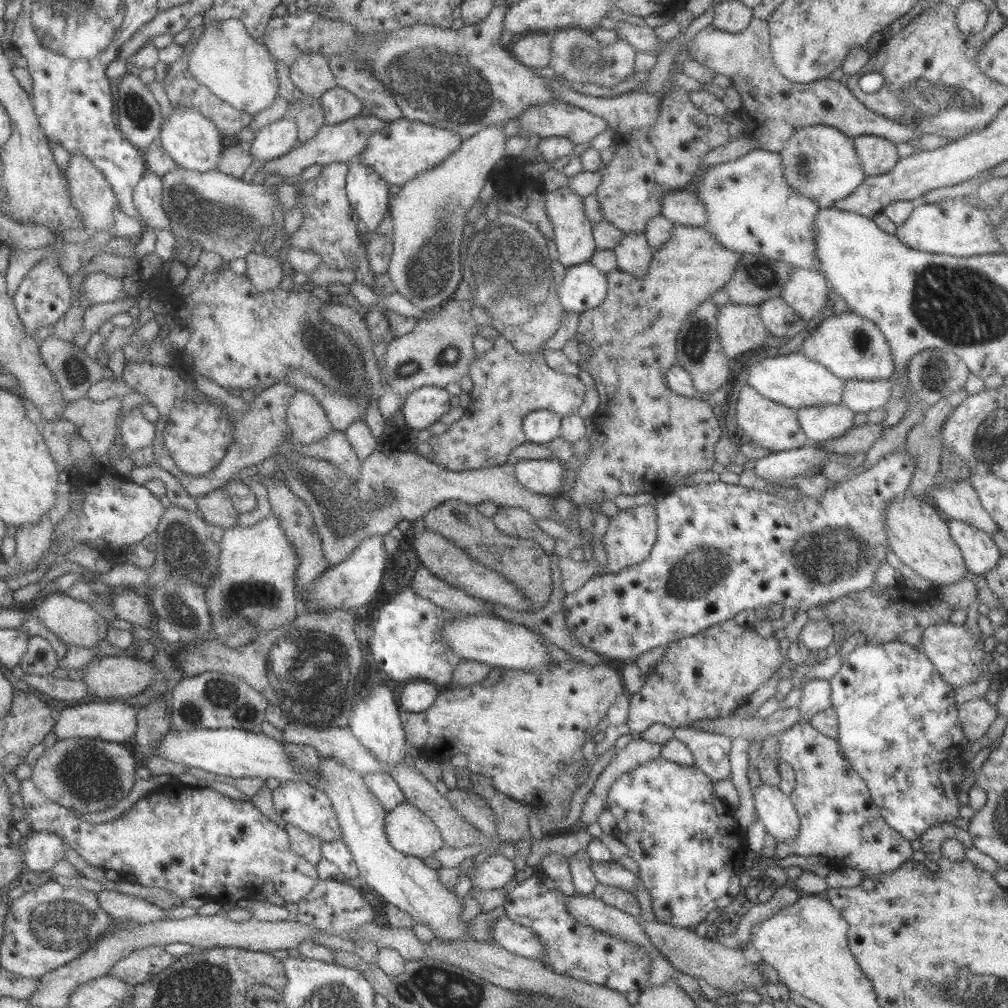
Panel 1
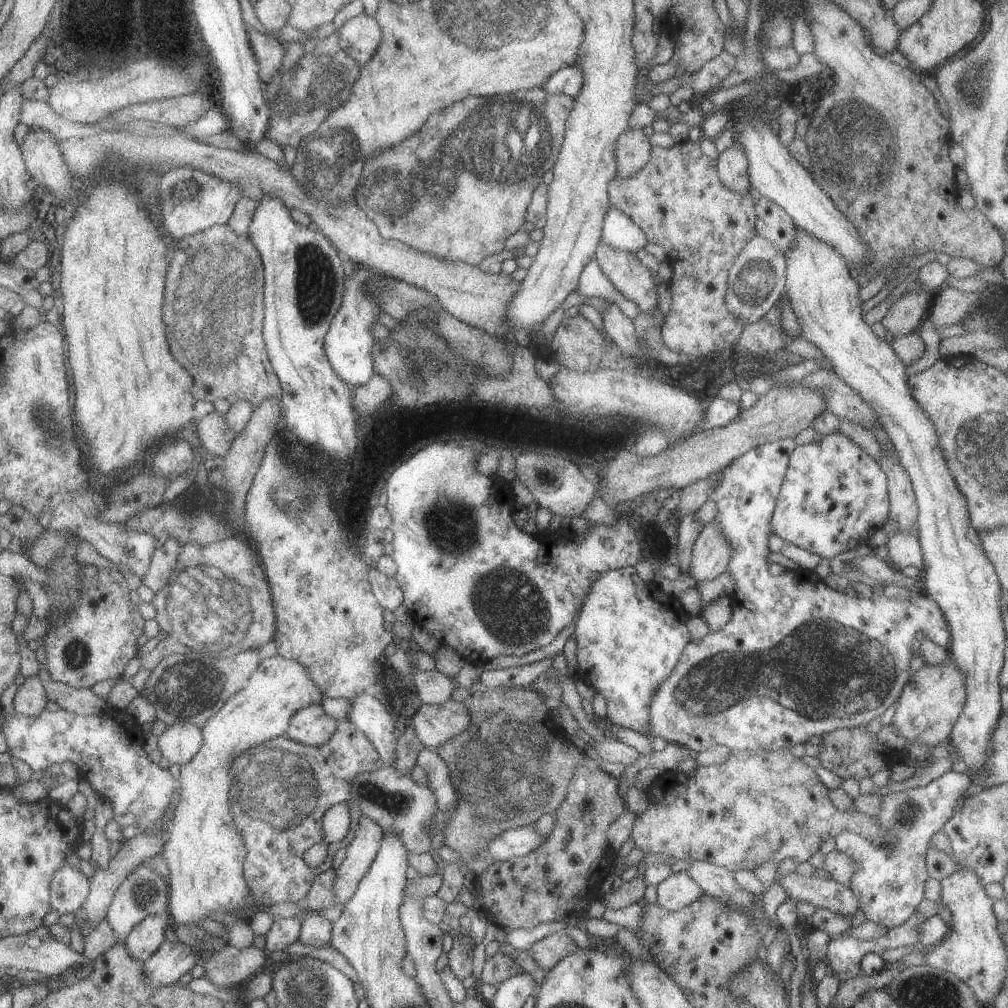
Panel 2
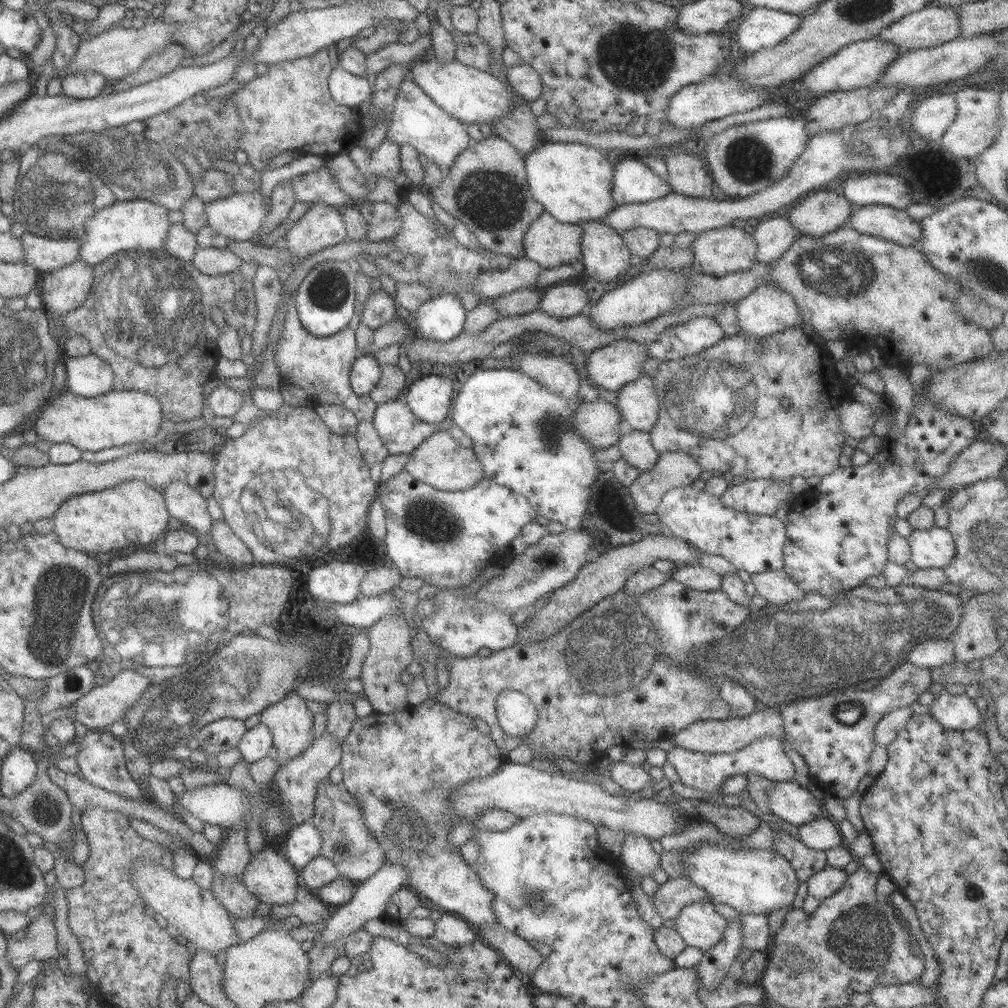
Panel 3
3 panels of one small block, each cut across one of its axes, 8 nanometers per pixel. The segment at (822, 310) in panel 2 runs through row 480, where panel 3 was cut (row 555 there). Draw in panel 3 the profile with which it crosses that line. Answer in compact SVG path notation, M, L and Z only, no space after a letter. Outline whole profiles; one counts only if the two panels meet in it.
M935 525L927 530L912 529L906 539L910 546L910 560L918 569L943 569L956 551L951 533Z

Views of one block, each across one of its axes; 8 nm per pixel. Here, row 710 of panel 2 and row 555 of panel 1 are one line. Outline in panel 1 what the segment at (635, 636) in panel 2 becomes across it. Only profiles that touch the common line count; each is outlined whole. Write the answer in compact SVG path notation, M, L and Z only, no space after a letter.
M637 505L635 508L621 509L615 517L609 518L608 527L602 536L602 545L607 555L606 567L609 572L619 572L619 570L629 565L643 562L649 556L651 547L654 546L656 530L656 510L651 505Z

